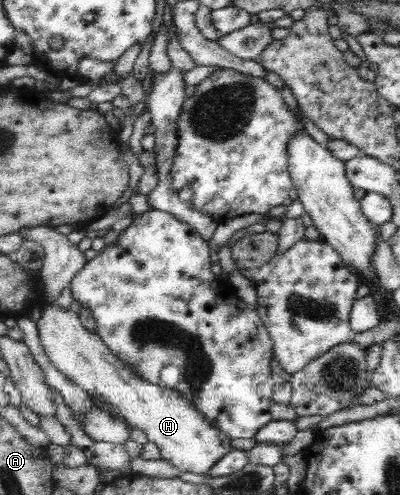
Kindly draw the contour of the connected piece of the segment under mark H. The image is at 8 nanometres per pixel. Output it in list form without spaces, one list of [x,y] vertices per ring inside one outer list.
[[[47,303],[41,307],[36,327],[41,346],[51,363],[75,385],[88,393],[98,393],[107,403],[117,407],[128,427],[142,429],[148,441],[160,449],[160,457],[174,465],[180,473],[206,476],[232,450],[230,437],[211,426],[191,402],[171,388],[151,385],[135,376],[131,368],[111,354],[95,332],[83,327],[80,317],[72,310],[63,309],[57,303]]]

